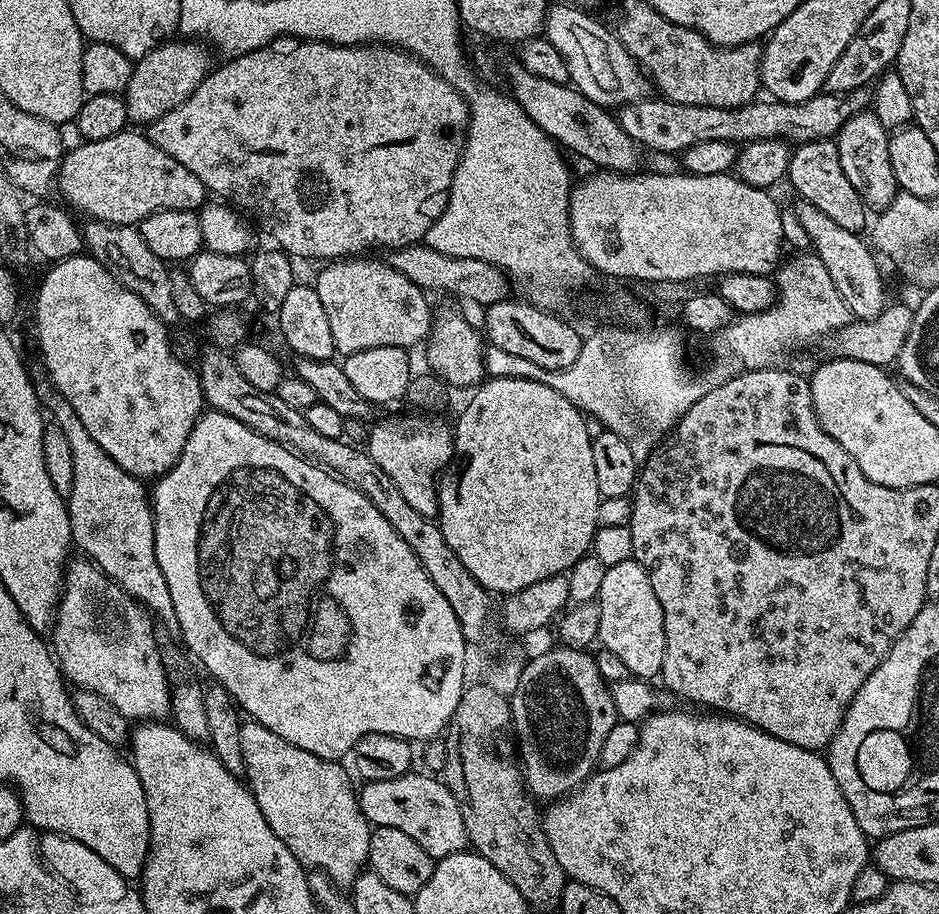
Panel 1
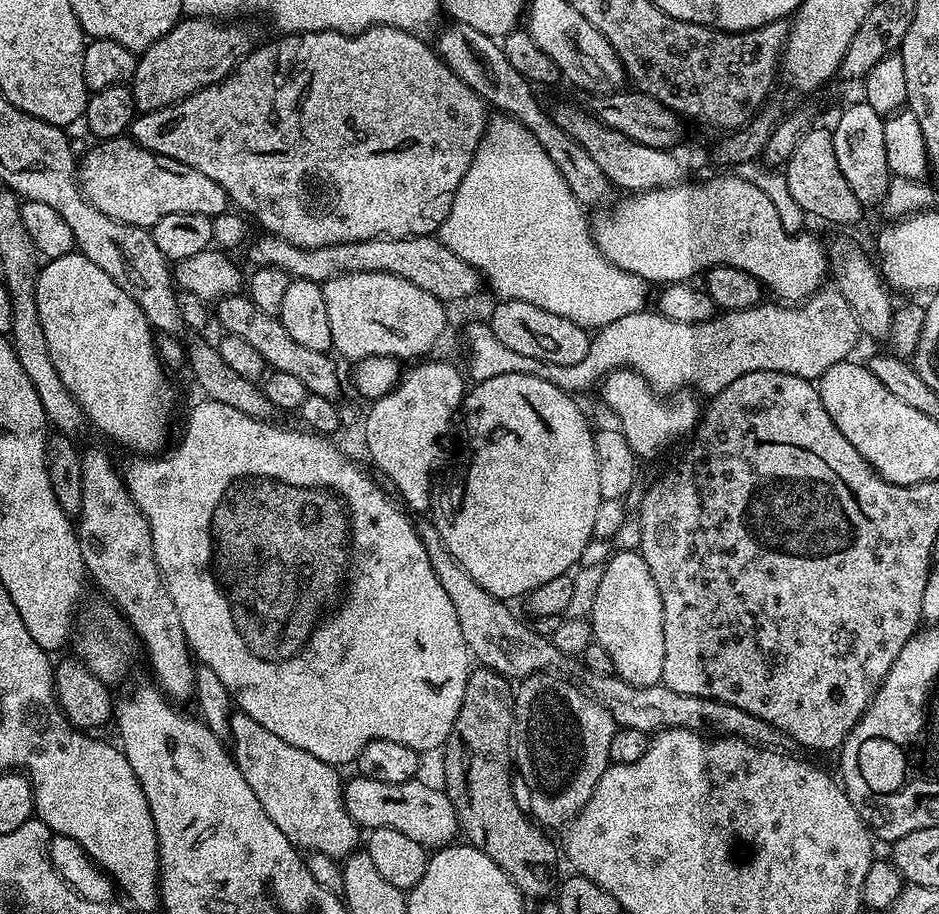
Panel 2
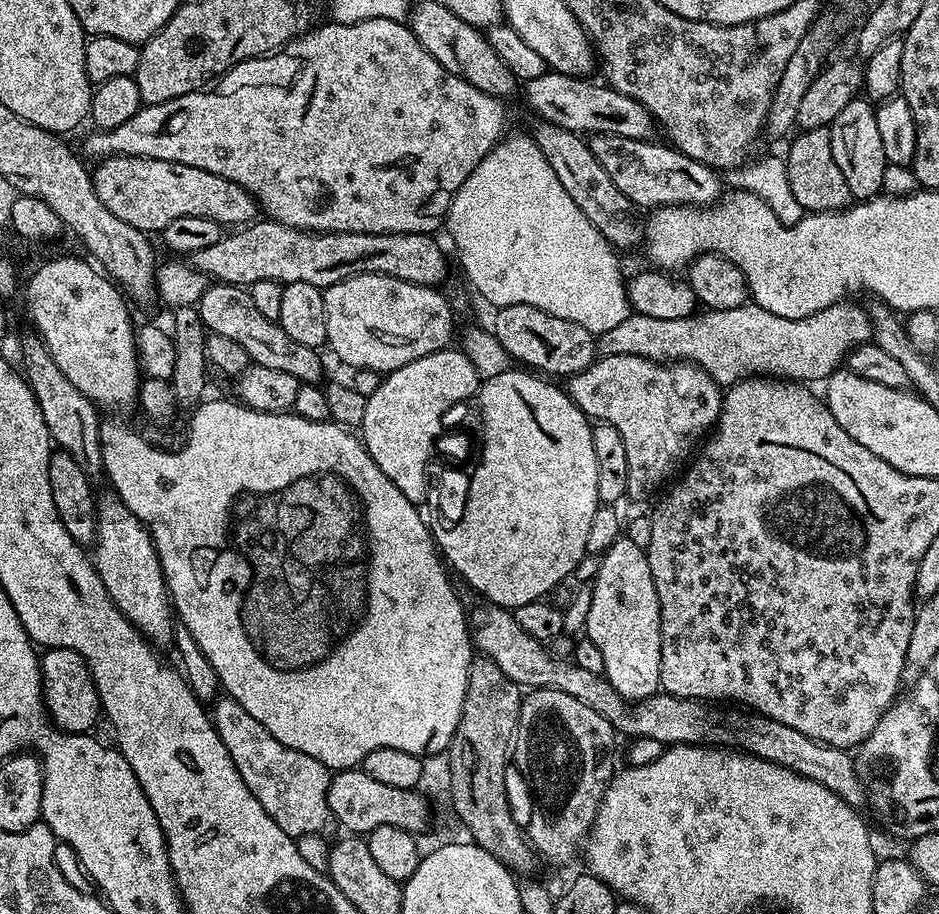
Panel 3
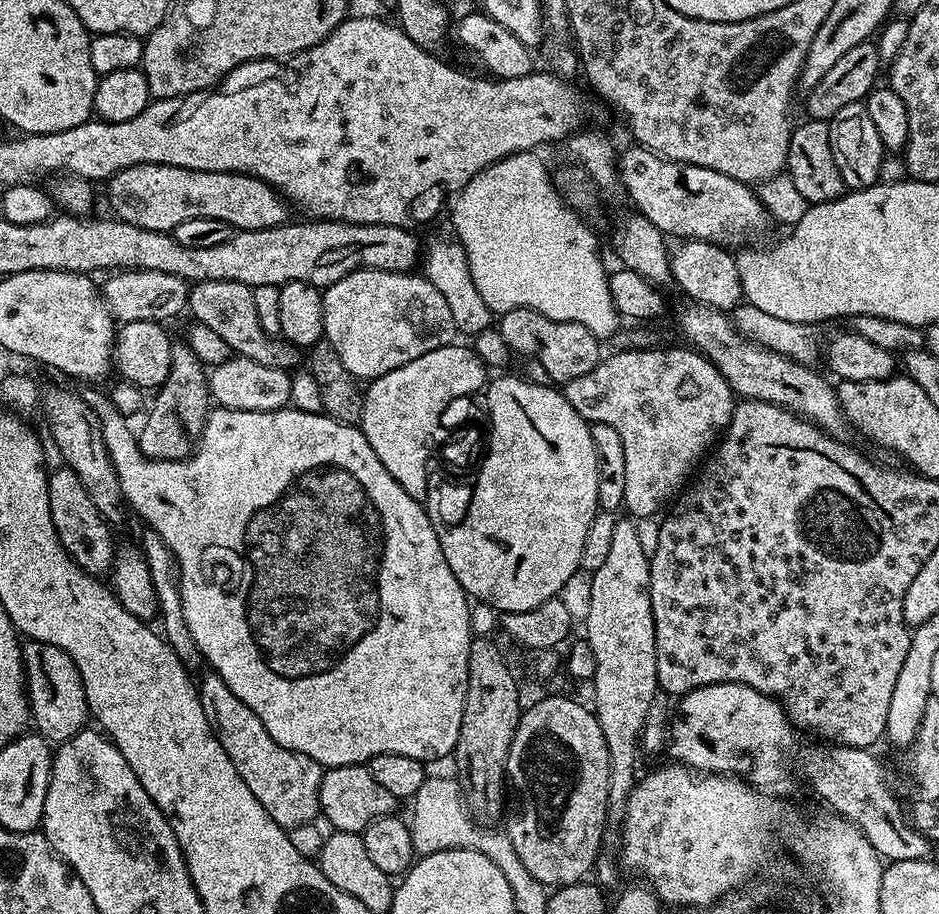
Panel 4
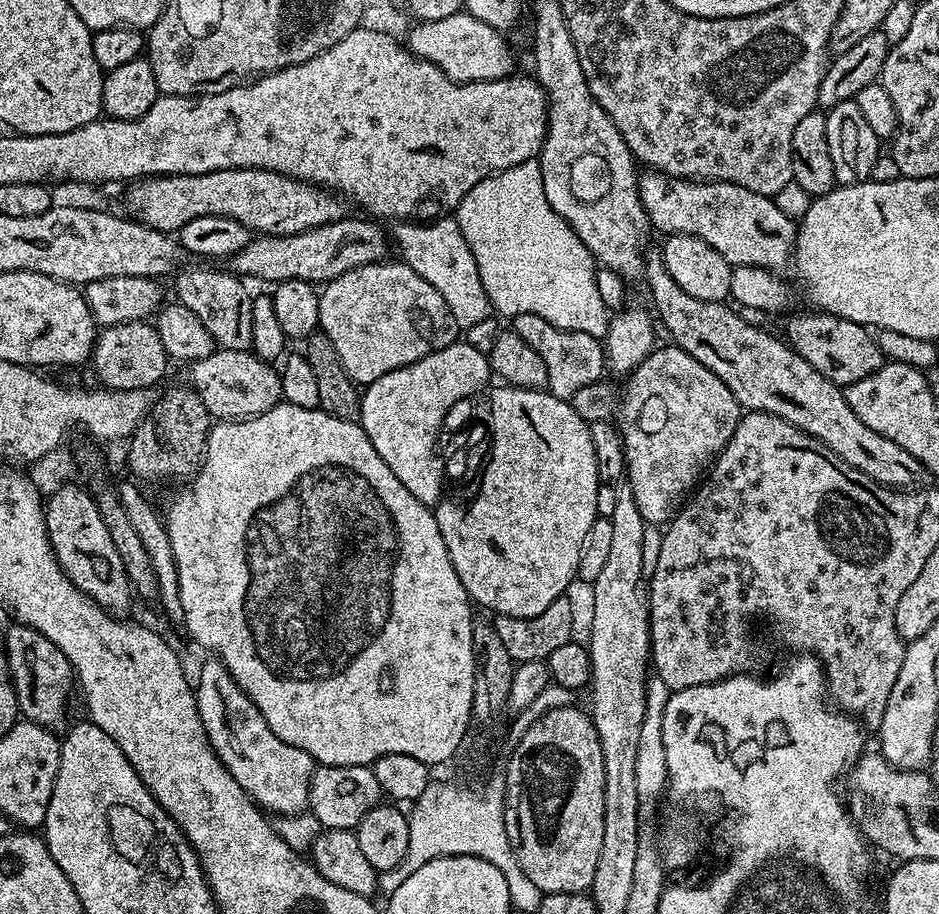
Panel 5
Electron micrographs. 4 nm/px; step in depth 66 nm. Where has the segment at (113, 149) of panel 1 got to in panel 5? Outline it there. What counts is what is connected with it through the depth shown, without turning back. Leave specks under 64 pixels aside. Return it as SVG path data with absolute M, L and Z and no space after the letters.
M231 168L189 176L145 176L131 181L127 188L128 193L124 196L124 204L128 207L127 215L139 224L145 224L147 228L169 234L179 233L180 228L194 218L221 216L236 220L244 228L256 234L293 236L306 230L314 230L318 226L326 226L335 220L343 220L346 216L345 201L329 189L309 184L307 180L295 180L293 176L283 176L261 168Z

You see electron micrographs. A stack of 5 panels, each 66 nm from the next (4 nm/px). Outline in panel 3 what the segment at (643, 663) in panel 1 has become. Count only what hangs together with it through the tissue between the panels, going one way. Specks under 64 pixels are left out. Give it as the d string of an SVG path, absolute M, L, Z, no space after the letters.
M621 538L614 542L614 546L607 548L599 560L596 581L590 584L593 601L590 602L586 636L602 654L602 675L610 686L614 686L625 702L645 700L661 691L662 670L658 590L654 590L648 553L634 546L634 542Z

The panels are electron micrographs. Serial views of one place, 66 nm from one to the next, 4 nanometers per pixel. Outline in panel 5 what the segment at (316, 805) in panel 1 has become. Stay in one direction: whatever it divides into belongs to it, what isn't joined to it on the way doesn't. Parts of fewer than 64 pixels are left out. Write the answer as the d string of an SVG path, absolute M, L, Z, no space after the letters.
M208 658L200 668L200 677L195 677L194 691L196 693L196 705L198 714L202 718L202 726L208 735L208 741L212 748L218 754L218 758L234 774L234 782L242 786L251 794L252 799L260 805L265 813L272 814L276 812L277 817L296 816L298 813L308 808L308 799L310 798L310 782L314 771L314 761L306 750L298 750L298 746L290 746L266 726L266 718L258 710L247 693L240 688L238 682L232 676L230 670L219 658Z

